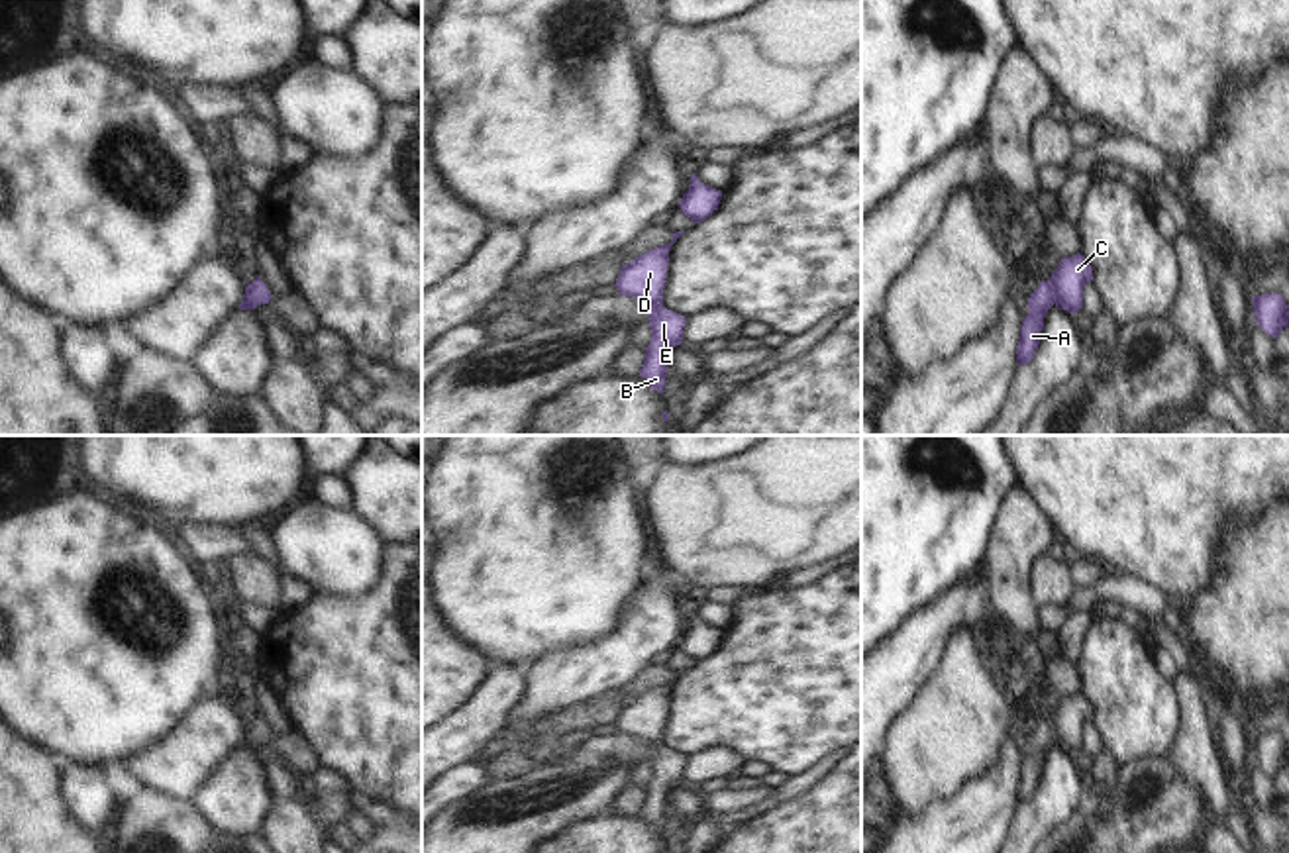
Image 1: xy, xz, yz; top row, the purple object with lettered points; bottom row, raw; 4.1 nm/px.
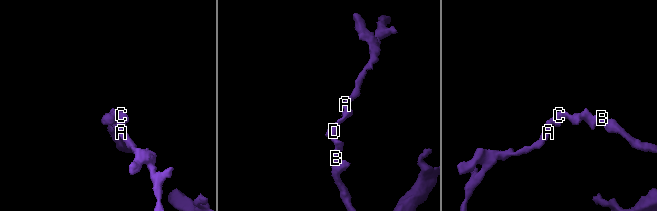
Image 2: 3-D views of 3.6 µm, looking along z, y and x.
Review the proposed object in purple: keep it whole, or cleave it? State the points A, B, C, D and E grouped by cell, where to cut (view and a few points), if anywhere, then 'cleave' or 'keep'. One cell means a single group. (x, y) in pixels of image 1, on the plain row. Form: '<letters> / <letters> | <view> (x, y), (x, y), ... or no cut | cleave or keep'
A B C D E | no cut | keep

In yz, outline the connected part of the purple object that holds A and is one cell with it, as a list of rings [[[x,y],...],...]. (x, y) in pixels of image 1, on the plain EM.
[[[1077,692],[1063,696],[1050,720],[1042,720],[1028,737],[1028,755],[1020,767],[1020,778],[1016,786],[1016,802],[1026,804],[1036,794],[1040,784],[1040,771],[1044,769],[1044,757],[1056,743],[1059,749],[1075,753],[1083,747],[1083,728],[1093,720],[1093,708],[1089,700]]]

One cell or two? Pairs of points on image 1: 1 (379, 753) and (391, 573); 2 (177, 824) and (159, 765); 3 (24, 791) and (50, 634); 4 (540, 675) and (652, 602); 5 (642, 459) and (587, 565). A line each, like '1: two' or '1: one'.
1: one
2: two
3: two
4: one
5: two

